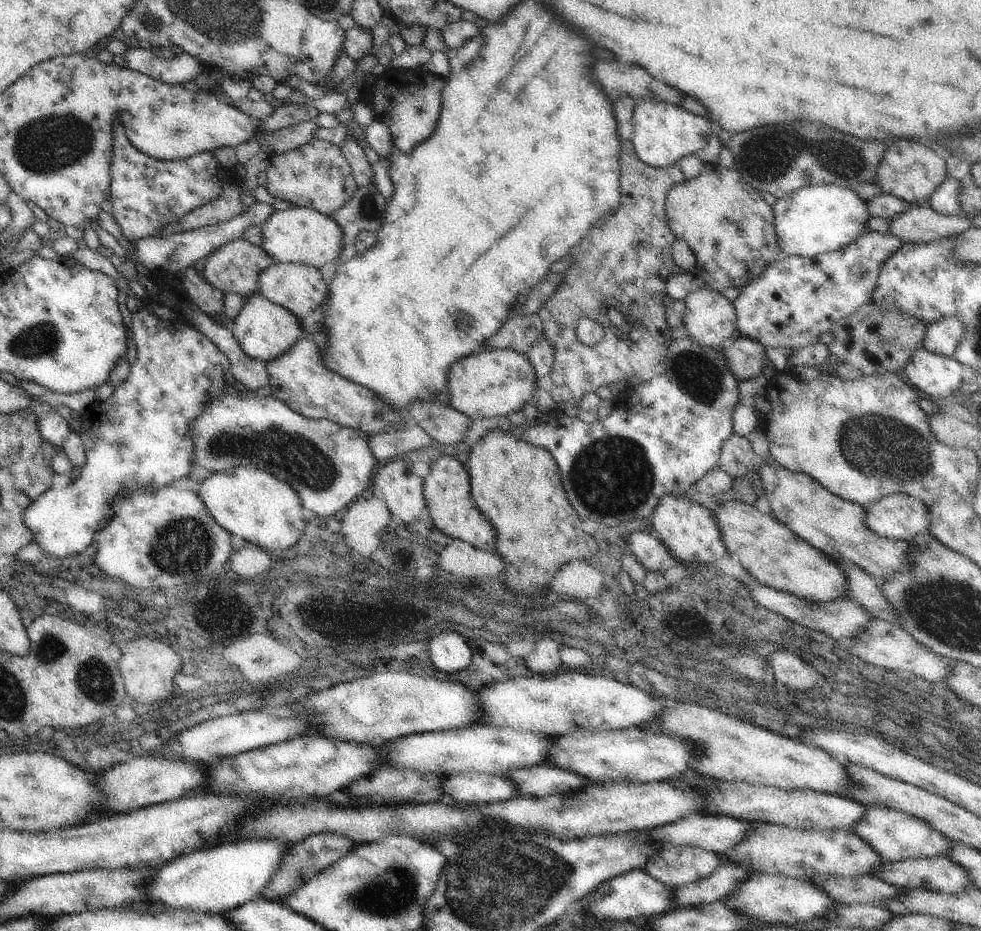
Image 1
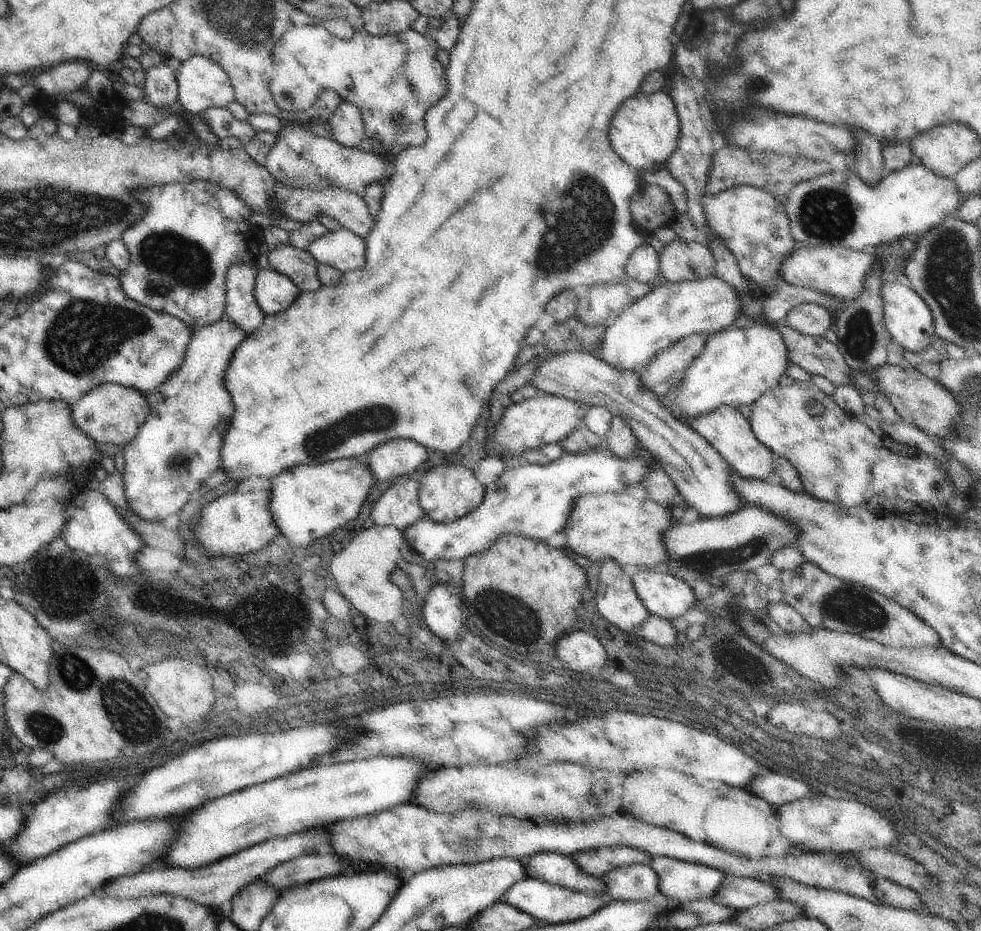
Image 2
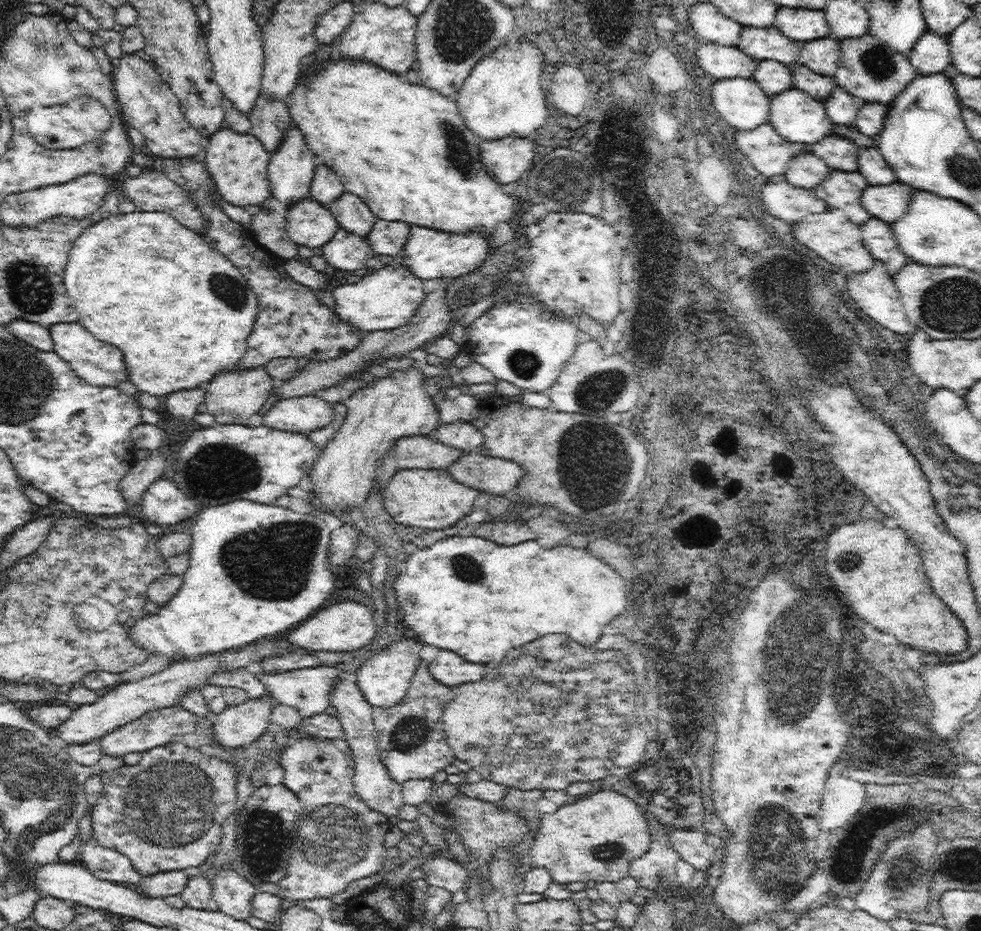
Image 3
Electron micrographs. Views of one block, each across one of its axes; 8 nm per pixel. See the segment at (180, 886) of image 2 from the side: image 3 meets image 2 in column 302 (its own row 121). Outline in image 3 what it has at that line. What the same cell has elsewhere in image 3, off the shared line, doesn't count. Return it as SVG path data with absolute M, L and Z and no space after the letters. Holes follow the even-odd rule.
M836 85L824 101L825 111L835 126L853 125L860 107L865 103L864 100L851 95L840 85Z

